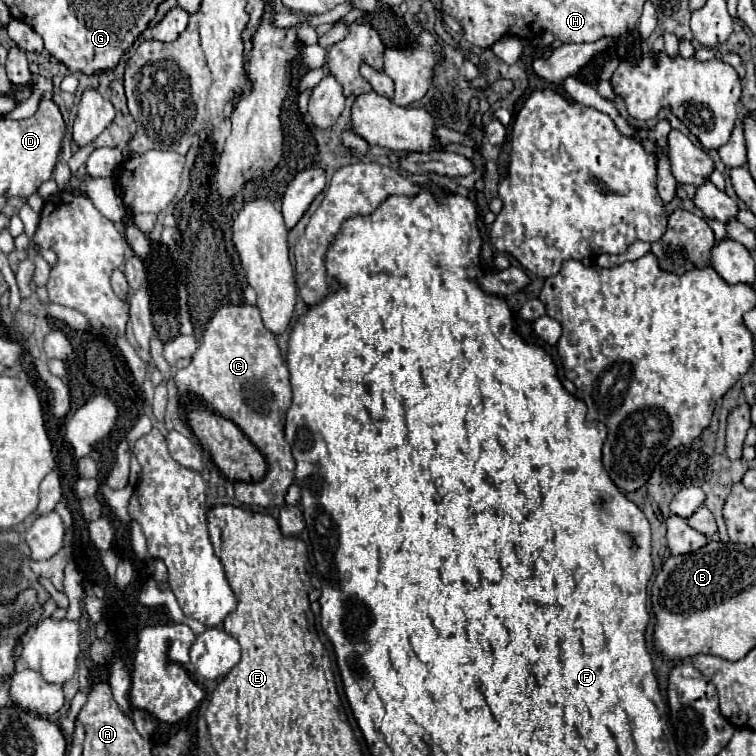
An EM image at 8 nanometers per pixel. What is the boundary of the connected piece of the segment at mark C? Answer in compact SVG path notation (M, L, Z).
M220 306L210 318L202 344L190 364L176 372L178 398L198 396L216 414L232 420L250 442L264 454L268 472L260 482L234 482L236 498L242 504L282 506L284 494L294 480L294 458L284 440L284 418L292 404L288 368L280 354L276 336L262 324L258 306Z

